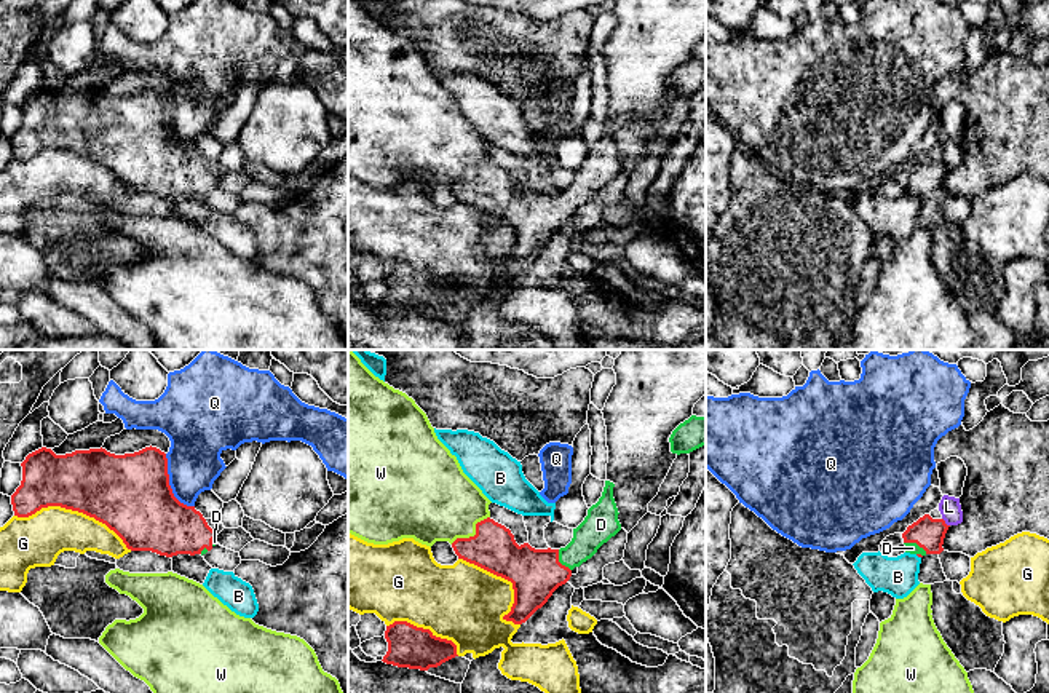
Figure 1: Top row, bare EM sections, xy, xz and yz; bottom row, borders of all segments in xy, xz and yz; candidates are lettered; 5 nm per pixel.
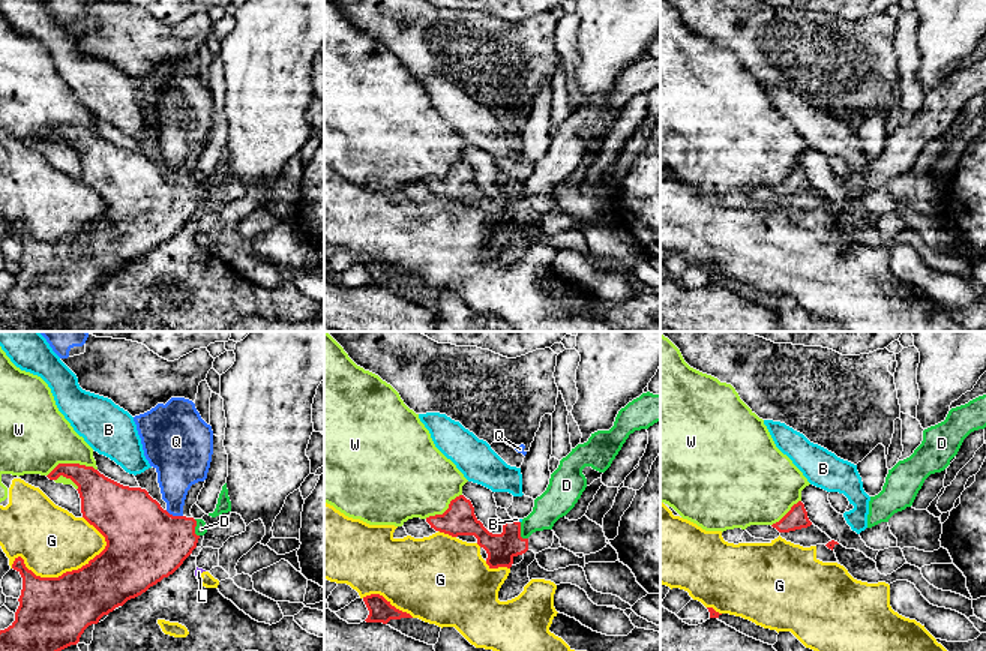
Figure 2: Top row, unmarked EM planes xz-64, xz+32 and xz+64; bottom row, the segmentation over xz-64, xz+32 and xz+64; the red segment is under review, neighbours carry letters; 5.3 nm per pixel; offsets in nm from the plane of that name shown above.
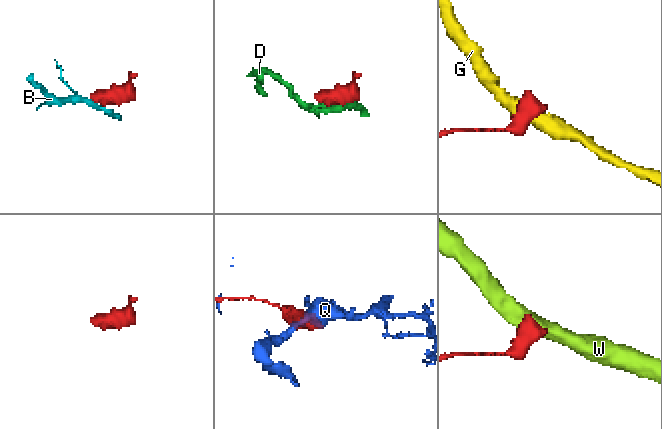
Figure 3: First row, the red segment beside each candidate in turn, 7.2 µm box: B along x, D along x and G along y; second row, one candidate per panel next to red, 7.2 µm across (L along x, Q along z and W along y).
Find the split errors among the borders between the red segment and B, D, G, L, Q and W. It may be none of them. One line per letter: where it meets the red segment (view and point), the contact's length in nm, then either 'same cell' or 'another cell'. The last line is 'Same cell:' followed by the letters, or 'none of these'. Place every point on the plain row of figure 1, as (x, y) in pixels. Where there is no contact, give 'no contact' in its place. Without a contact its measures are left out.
B: meets red in yz at (918, 198); contact 40 nm long; another cell
D: meets red in xz at (558, 203); contact 130 nm long; same cell
G: meets red in xy at (74, 152); contact 600 nm long; another cell
L: meets red in yz at (944, 165); contact 60 nm long; another cell
Q: meets red in xy at (168, 126); contact 300 nm long; another cell
W: meets red in xz at (475, 178); contact 240 nm long; another cell
Same cell: D

